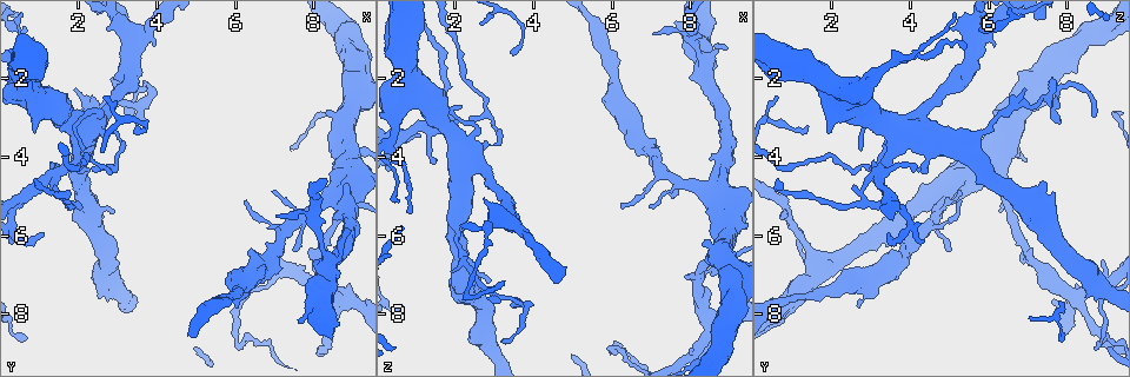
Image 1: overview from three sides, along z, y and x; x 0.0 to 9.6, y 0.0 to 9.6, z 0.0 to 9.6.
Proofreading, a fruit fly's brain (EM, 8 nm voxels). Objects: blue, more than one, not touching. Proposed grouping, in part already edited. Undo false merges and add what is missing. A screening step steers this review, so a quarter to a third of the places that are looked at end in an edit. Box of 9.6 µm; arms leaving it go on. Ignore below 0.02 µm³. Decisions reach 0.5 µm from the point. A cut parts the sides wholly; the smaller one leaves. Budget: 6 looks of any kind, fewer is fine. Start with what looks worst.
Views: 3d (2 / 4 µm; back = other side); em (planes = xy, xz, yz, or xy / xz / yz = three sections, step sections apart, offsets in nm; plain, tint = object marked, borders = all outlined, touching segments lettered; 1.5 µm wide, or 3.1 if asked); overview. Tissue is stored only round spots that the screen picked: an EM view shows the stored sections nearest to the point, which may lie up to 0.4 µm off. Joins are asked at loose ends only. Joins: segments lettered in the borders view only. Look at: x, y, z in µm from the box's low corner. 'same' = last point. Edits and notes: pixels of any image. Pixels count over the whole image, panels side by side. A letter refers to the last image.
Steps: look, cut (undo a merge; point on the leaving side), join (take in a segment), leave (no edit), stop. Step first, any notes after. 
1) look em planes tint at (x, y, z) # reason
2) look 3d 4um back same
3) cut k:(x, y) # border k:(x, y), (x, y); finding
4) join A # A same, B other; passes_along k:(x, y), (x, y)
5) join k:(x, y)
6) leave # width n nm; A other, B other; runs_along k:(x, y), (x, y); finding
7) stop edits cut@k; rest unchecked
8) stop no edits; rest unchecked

look 3d 2um at (6.15, 8.85, 8.75) # branch stops here

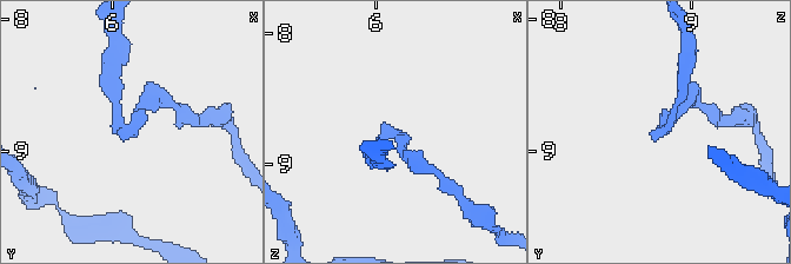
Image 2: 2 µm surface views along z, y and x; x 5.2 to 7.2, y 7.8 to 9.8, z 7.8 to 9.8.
look em xy step 8 tint at (6.18, 8.90, 8.74)

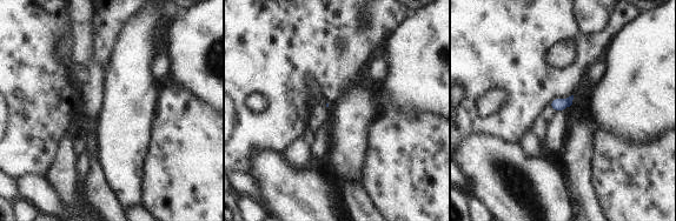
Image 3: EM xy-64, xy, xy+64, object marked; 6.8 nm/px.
look em xz step 4 borders same # cut it another way

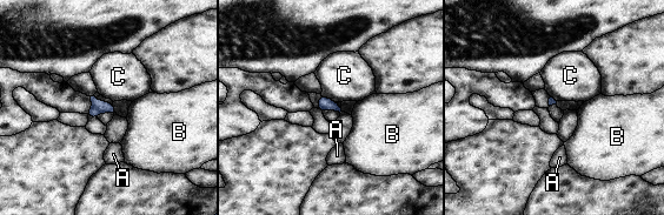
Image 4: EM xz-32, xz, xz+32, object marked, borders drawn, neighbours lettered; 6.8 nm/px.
cut 4:(93, 113) # A other, B other, C other; border 4:(93, 106), (100, 112); a second neuron is stuck on

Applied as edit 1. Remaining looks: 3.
look 3d 4um at (2.45, 2.75, 3.05) # an open end

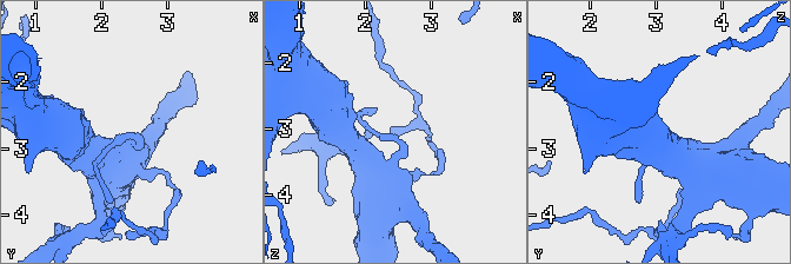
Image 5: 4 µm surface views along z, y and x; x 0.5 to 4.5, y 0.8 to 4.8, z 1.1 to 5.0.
look em xy step 8 borders at (2.50, 2.80, 3.10)

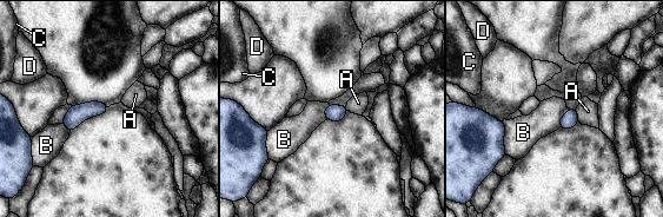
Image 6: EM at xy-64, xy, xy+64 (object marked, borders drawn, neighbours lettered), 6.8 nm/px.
look em planes borders same

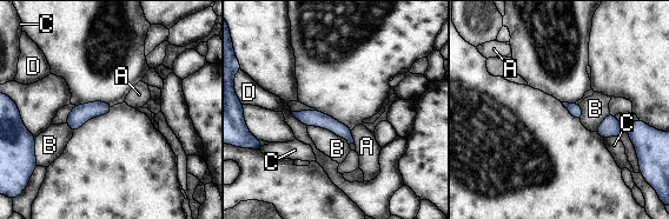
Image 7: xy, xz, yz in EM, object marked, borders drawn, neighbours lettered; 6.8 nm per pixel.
leave # longest_contact B 320 nm; A other, B other, C other, D other; runs_along 7:(297, 114), (326, 121), (350, 140); no lettered segment goes on from it

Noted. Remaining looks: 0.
stop edits cut@4; rest unchecked

